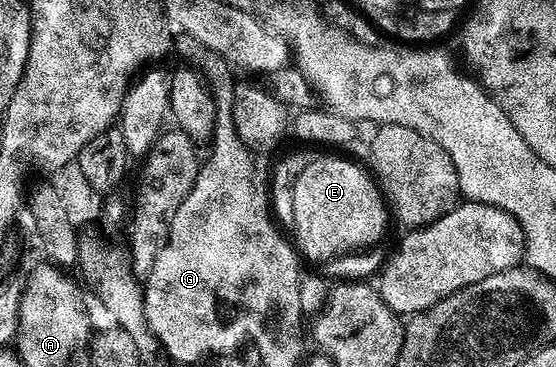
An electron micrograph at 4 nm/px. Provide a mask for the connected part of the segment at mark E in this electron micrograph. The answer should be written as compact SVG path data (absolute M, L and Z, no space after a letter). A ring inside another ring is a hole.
M319 156L295 182L292 238L303 259L325 264L330 259L364 251L381 243L388 206L375 179L346 158Z

